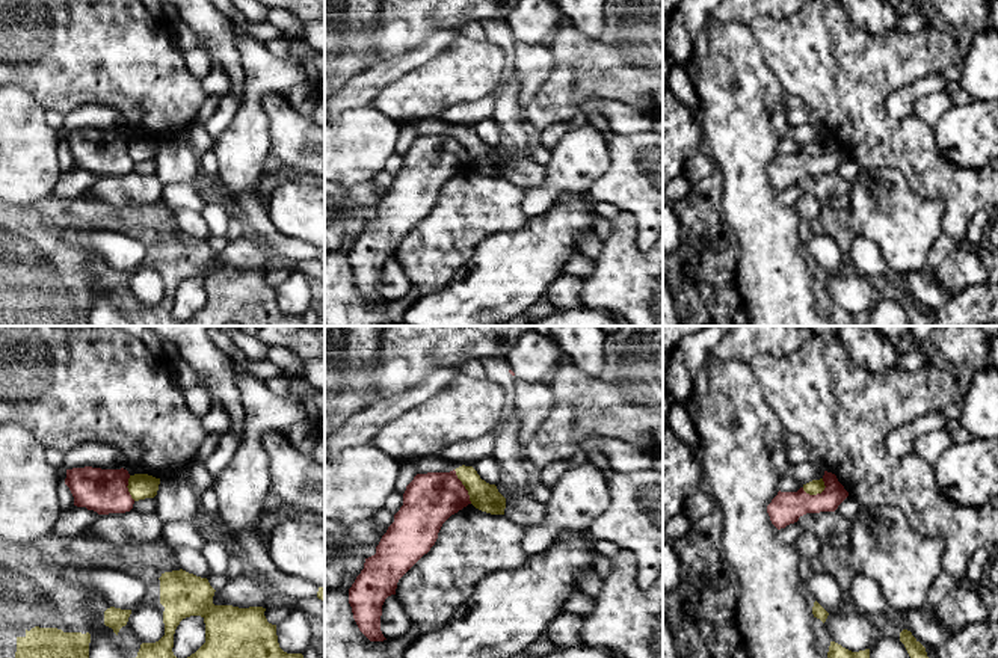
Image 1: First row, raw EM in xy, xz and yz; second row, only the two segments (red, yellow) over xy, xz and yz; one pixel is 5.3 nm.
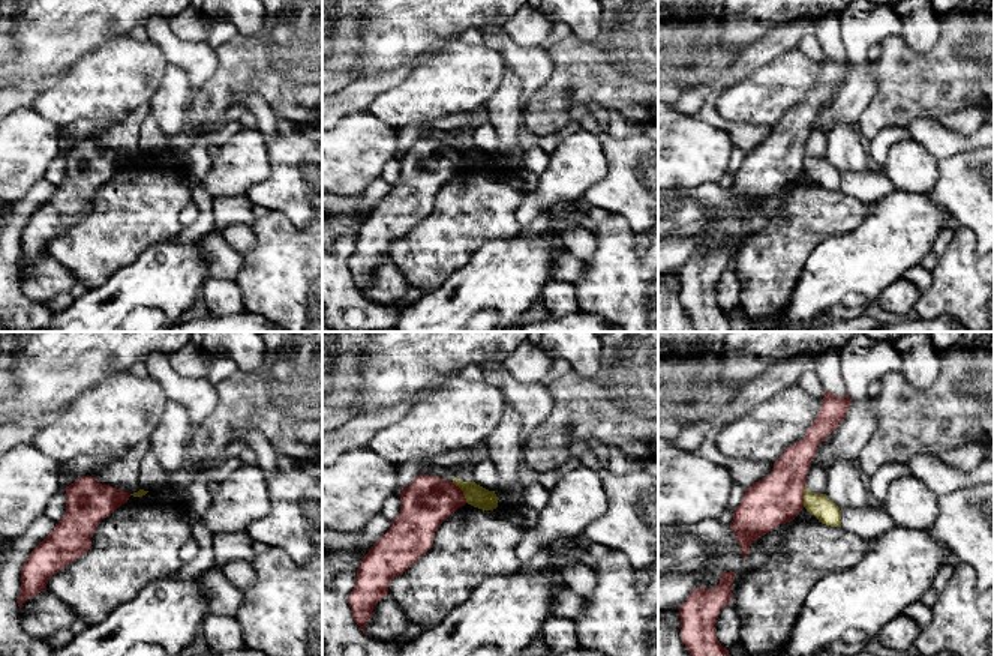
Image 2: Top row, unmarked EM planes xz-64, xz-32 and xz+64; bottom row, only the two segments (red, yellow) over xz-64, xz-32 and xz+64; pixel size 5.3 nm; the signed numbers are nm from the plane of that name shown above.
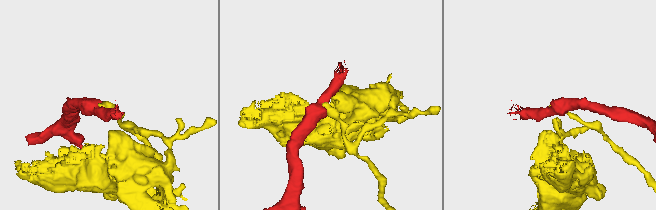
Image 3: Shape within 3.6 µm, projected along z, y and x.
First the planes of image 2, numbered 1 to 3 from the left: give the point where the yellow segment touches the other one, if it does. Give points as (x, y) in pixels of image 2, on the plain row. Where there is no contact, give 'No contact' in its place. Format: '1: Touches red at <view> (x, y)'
1: No contact
2: Touches red at xz-32 (462, 155)
3: Touches red at xz+64 (802, 158)

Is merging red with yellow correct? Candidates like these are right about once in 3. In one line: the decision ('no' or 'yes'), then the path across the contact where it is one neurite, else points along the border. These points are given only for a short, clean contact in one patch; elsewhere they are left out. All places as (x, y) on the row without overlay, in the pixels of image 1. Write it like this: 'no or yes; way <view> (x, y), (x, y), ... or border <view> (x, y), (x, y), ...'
no; border xz (453, 132), (471, 165)

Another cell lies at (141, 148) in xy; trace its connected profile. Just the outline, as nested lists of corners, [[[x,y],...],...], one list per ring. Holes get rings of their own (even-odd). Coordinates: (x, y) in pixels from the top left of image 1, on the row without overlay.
[[[134,136],[128,140],[128,154],[134,163],[154,160],[157,157],[160,140],[148,136]]]

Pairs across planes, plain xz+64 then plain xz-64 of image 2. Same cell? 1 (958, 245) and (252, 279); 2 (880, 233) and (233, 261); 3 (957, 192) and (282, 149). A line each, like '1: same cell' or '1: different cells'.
1: same cell
2: different cells
3: same cell

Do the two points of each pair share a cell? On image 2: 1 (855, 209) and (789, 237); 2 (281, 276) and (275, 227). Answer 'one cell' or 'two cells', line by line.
1: one cell
2: one cell

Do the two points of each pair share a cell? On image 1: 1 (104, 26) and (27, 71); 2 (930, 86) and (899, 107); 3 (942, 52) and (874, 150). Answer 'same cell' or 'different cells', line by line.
1: same cell
2: same cell
3: same cell

